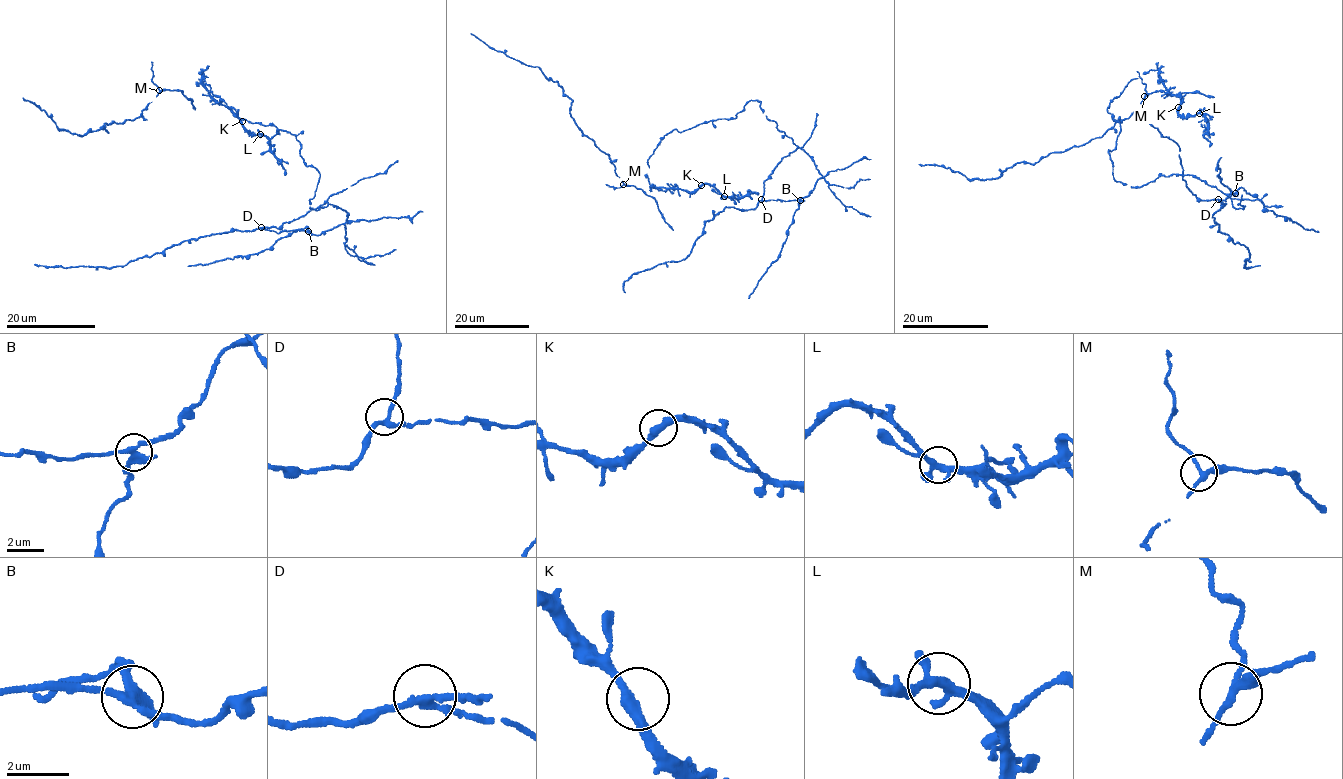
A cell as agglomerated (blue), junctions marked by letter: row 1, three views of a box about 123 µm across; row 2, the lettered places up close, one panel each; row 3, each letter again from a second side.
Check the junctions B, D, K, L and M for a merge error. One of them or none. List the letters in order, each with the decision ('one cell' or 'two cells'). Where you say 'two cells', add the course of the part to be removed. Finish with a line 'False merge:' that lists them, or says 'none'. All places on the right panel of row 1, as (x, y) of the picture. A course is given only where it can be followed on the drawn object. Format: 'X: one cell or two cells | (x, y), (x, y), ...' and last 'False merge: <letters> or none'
B: two cells | (1235, 193), (1242, 188), (1255, 195), (1264, 208), (1286, 216), (1304, 229), (1318, 232)
D: one cell
K: one cell
L: one cell
M: one cell
False merge: B

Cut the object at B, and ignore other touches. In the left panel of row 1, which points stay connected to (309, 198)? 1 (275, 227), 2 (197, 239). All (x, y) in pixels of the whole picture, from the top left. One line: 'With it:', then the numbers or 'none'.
With it: 1, 2

